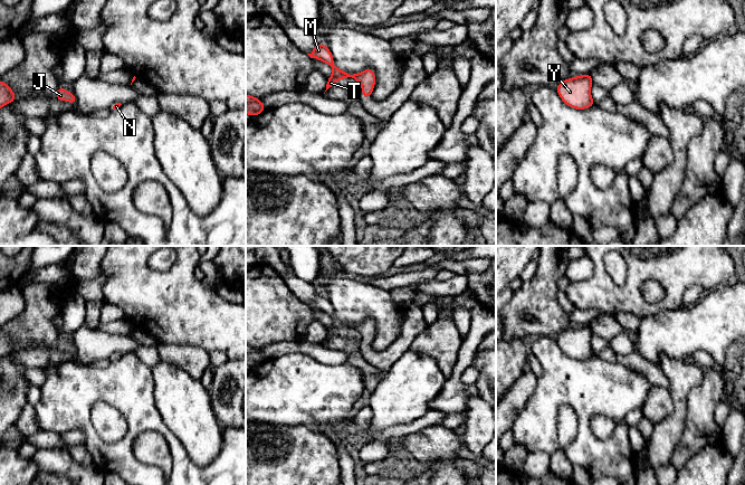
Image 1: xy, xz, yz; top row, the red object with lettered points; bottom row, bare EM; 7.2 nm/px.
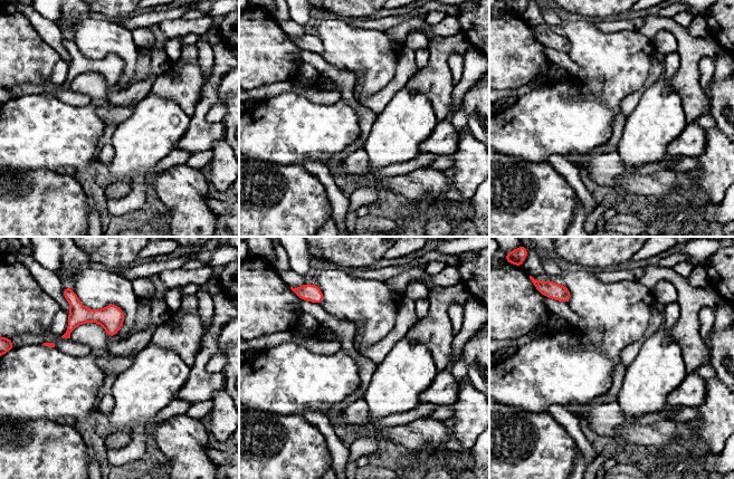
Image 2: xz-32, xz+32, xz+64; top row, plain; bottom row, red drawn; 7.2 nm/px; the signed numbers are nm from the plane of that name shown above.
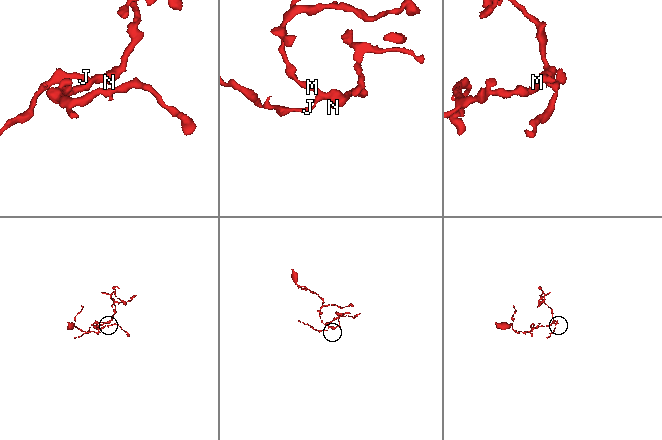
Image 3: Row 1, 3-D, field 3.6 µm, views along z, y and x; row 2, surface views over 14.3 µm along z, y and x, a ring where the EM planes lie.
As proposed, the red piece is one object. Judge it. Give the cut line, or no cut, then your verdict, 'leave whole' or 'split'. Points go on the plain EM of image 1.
cut none; leave whole

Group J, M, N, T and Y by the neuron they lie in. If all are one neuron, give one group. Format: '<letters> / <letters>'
J M N T Y

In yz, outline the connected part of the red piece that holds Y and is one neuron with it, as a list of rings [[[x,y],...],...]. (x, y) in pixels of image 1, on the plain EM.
[[[588,324],[563,331],[556,336],[556,341],[566,355],[583,360],[595,354],[590,343],[592,334],[592,326]]]

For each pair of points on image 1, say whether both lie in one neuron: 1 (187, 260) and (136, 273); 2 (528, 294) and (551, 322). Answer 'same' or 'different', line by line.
1: same
2: same

